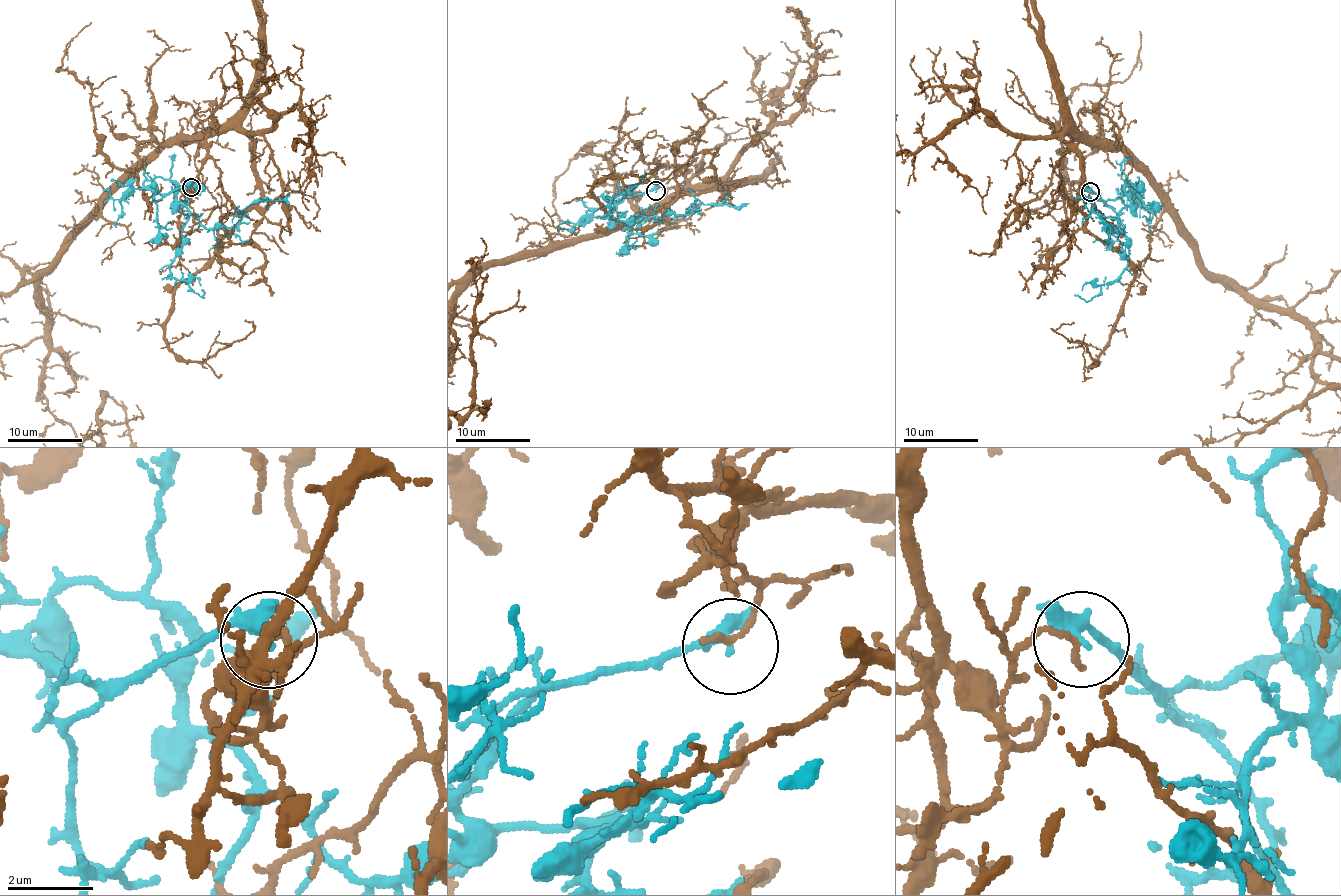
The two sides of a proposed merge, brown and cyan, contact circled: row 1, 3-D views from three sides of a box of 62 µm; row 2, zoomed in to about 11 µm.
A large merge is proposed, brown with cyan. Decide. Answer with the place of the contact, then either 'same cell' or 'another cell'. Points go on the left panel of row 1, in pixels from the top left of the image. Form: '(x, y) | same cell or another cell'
(191, 187) | another cell

